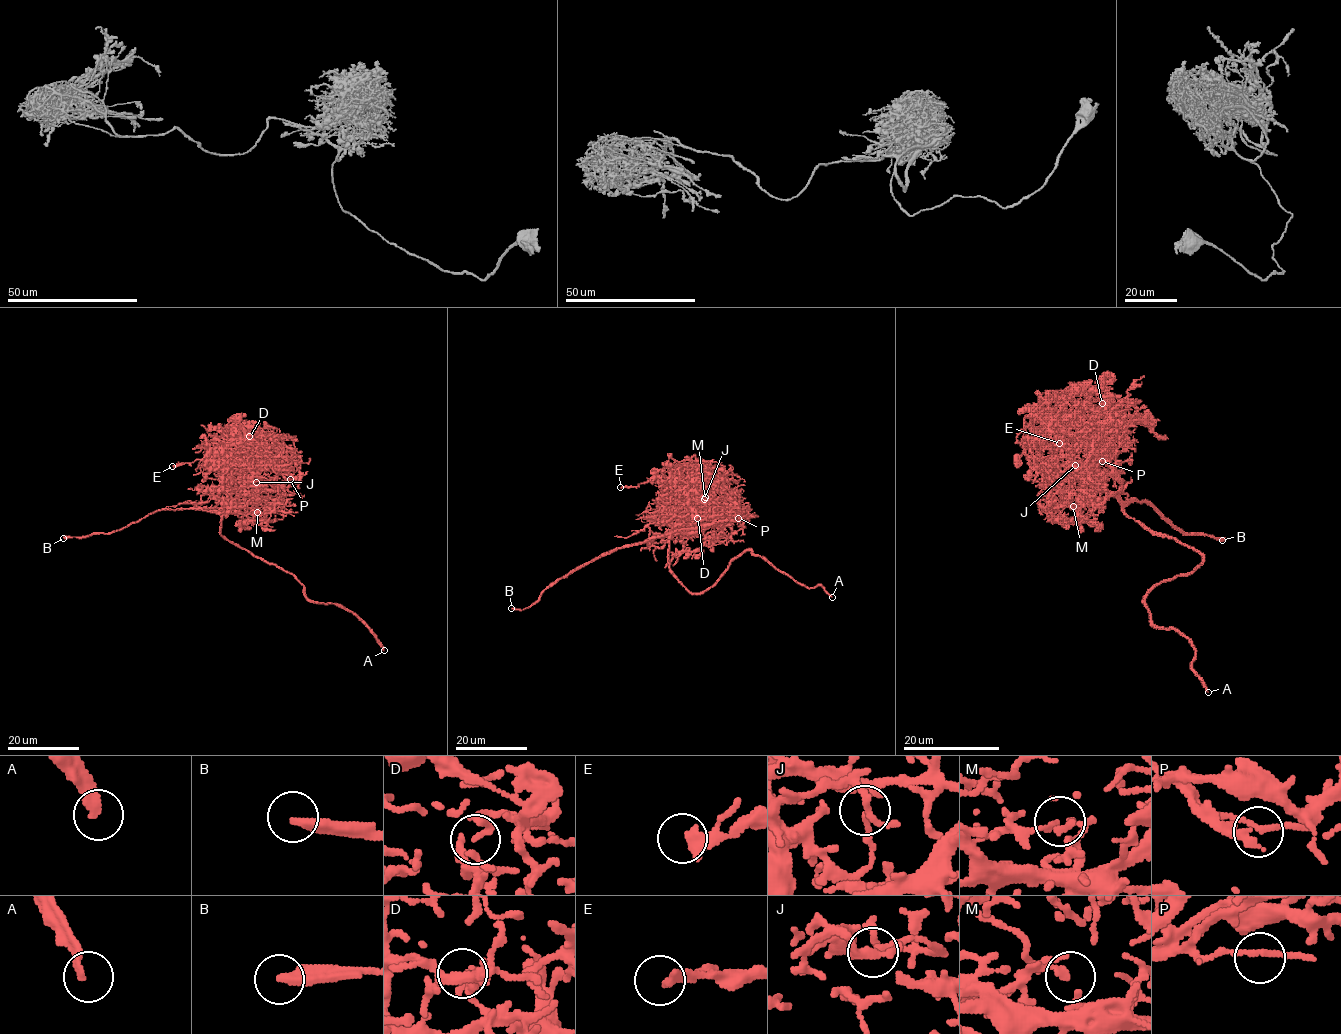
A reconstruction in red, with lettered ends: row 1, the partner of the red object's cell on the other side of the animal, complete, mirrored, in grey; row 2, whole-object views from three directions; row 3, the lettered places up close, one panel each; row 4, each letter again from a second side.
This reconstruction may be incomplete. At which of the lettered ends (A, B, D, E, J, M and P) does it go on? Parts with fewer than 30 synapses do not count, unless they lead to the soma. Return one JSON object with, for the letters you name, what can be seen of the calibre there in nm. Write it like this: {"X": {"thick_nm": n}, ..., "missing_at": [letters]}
{"A": {"thick_nm": 240}, "B": {"thick_nm": 320}, "J": {"thick_nm": 180}, "missing_at": ["A", "B", "J"]}

